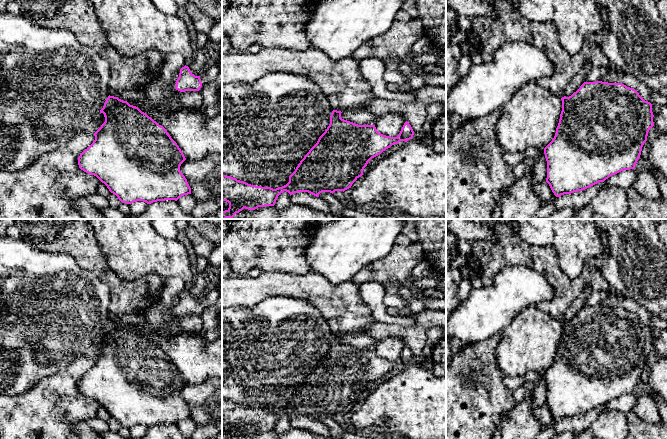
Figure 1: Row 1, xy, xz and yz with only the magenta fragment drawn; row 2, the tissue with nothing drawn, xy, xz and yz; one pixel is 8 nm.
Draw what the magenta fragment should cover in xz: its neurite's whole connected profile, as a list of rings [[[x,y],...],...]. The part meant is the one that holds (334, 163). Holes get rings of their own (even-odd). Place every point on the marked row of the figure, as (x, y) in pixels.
[[[333,110],[330,124],[319,137],[317,143],[300,161],[295,171],[289,176],[289,182],[276,189],[248,184],[231,176],[222,175],[222,201],[229,203],[229,208],[222,212],[222,219],[233,218],[244,208],[255,210],[258,207],[274,206],[278,196],[284,191],[290,196],[298,192],[308,192],[316,197],[322,192],[334,193],[351,188],[352,184],[363,175],[368,162],[400,141],[413,138],[414,131],[406,121],[397,137],[379,133],[375,125],[358,125],[341,118],[341,111]]]

